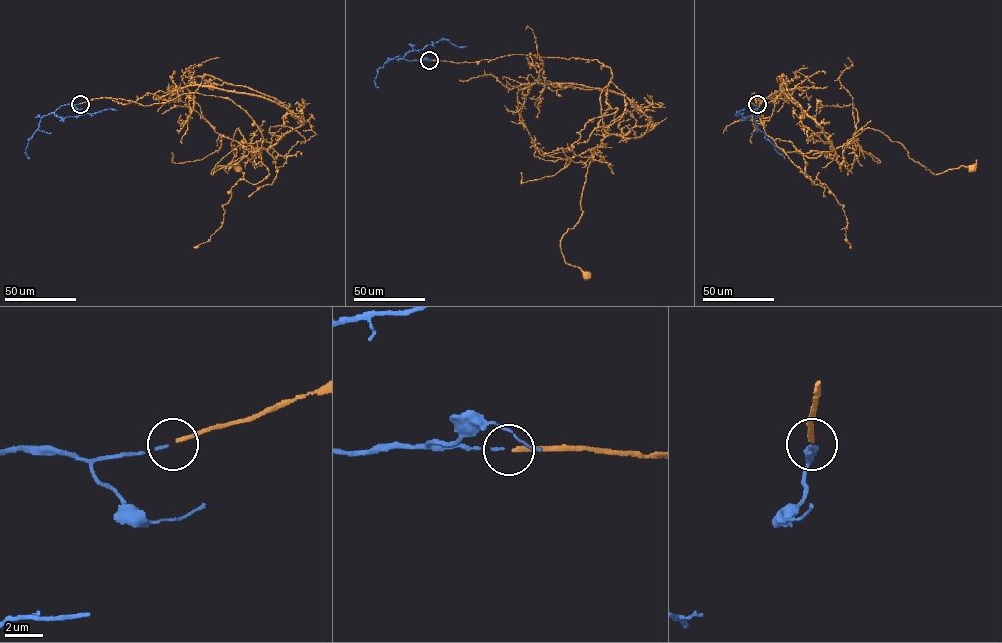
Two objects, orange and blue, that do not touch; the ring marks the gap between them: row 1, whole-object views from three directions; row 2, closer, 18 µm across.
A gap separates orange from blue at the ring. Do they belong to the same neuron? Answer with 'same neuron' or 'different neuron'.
same neuron

